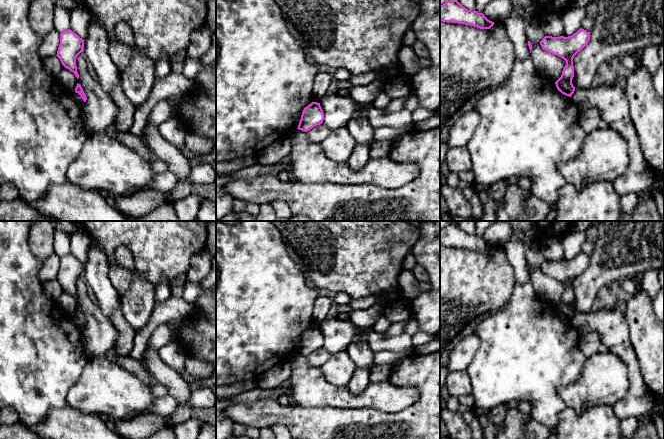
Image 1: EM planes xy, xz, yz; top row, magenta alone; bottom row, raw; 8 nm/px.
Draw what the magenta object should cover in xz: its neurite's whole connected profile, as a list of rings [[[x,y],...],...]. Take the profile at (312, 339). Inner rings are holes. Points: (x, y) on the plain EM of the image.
[[[312,326],[304,332],[297,353],[307,356],[313,351],[322,348],[323,344],[324,337],[320,327]]]

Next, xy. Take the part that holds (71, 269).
[[[68,253],[60,257],[60,268],[56,280],[65,292],[75,298],[77,303],[79,298],[77,296],[76,282],[83,276],[83,272],[84,264],[72,254]]]

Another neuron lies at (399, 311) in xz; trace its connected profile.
[[[404,300],[393,302],[385,306],[384,316],[391,323],[404,322],[406,324],[404,332],[411,336],[421,331],[419,324],[411,318],[408,303]]]

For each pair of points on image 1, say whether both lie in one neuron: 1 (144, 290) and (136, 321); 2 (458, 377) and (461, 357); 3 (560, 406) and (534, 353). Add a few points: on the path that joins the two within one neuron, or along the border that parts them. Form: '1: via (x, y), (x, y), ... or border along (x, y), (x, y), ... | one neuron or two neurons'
1: via (140, 298), (139, 313) | one neuron
2: border along (466, 369), (450, 372) | two neurons
3: via (547, 393), (537, 382), (534, 366) | one neuron

